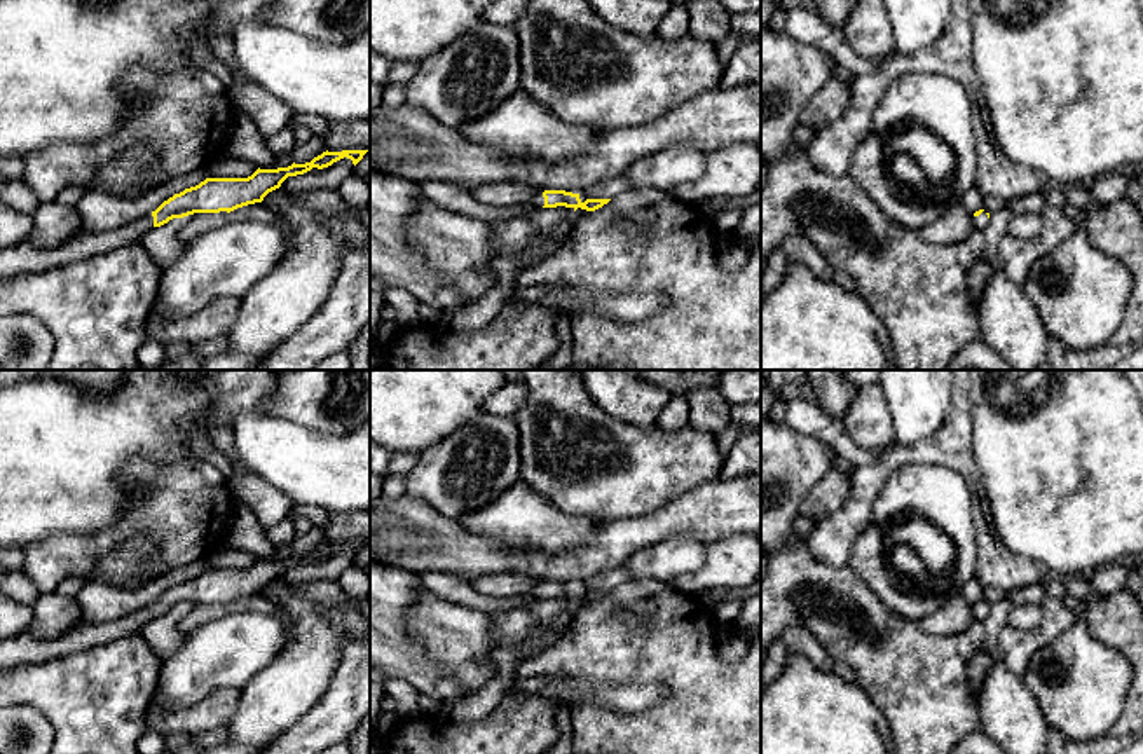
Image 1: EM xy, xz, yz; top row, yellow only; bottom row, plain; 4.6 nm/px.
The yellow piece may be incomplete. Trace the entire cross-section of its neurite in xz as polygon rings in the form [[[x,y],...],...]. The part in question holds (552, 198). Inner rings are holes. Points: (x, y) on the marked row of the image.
[[[544,190],[536,195],[532,195],[525,204],[530,208],[557,208],[565,206],[572,208],[574,211],[578,208],[586,211],[595,211],[607,204],[611,199],[586,199],[585,202],[579,199],[579,194],[565,192],[565,190]]]

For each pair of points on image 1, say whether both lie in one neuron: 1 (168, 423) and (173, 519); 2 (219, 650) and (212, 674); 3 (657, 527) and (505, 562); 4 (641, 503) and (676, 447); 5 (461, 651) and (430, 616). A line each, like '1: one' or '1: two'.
1: two
2: one
3: one
4: one
5: one

